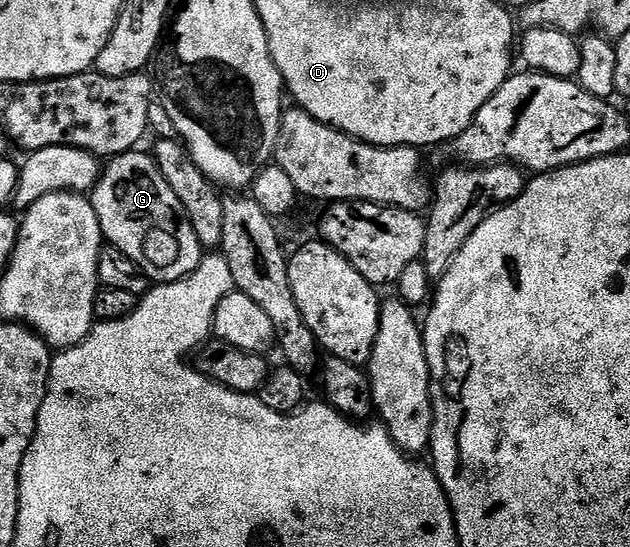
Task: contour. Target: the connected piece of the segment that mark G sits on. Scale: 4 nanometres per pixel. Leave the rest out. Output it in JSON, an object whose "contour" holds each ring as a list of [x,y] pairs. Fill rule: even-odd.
{"contour":[[[136,149],[114,156],[108,163],[89,195],[104,240],[133,260],[156,284],[176,283],[194,273],[205,258],[205,248],[197,241],[177,193],[169,189],[169,181],[155,164],[154,154]]]}

